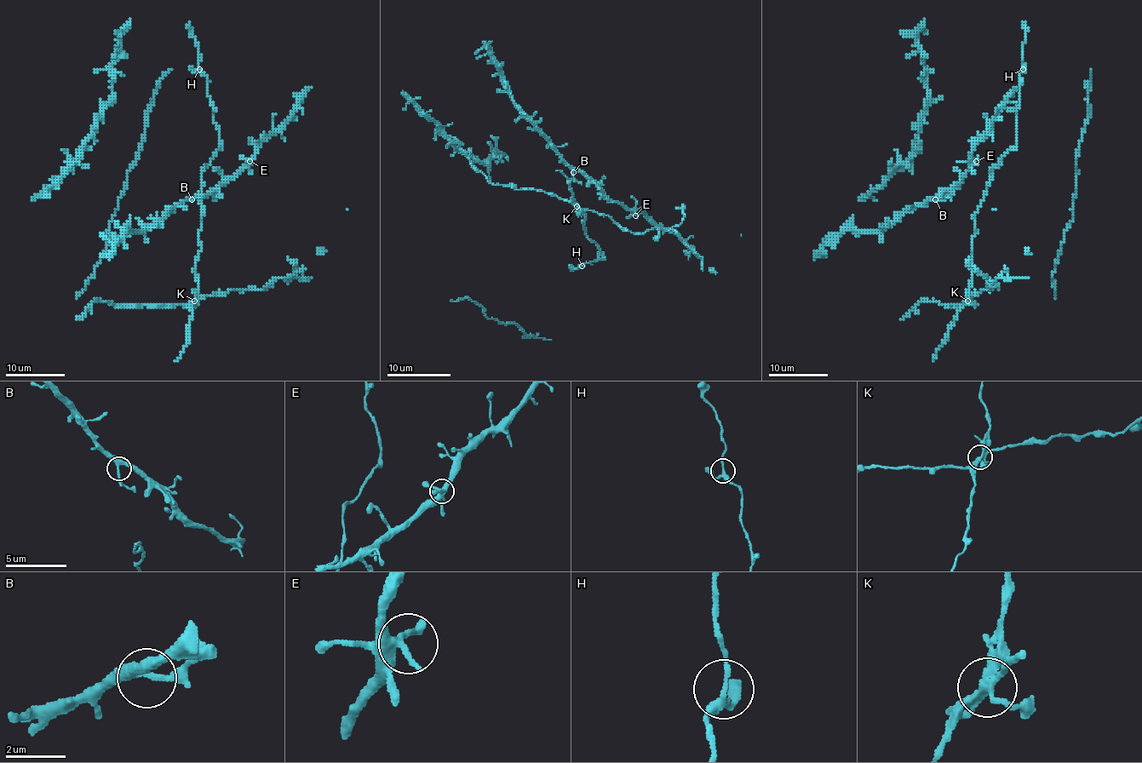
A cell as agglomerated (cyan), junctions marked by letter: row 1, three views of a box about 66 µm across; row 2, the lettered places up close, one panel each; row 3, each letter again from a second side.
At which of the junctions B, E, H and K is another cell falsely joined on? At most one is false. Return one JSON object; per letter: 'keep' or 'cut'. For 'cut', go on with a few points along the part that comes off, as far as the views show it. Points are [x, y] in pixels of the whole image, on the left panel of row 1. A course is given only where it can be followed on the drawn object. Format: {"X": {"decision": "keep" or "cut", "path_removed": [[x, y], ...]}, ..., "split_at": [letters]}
{"B": {"decision": "keep"}, "E": {"decision": "keep"}, "H": {"decision": "keep"}, "K": {"decision": "cut"}, "split_at": ["K"]}

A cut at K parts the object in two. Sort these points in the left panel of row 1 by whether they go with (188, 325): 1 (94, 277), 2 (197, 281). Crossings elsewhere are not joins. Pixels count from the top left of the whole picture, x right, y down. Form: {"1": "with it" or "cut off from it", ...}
{"1": "with it", "2": "with it"}

